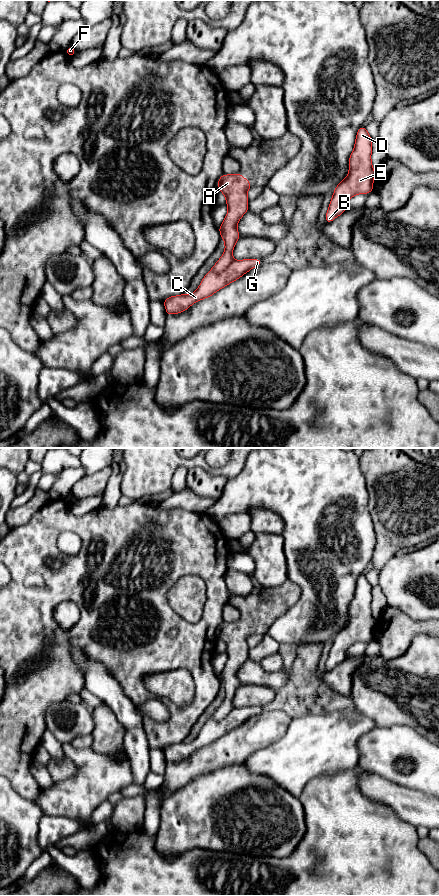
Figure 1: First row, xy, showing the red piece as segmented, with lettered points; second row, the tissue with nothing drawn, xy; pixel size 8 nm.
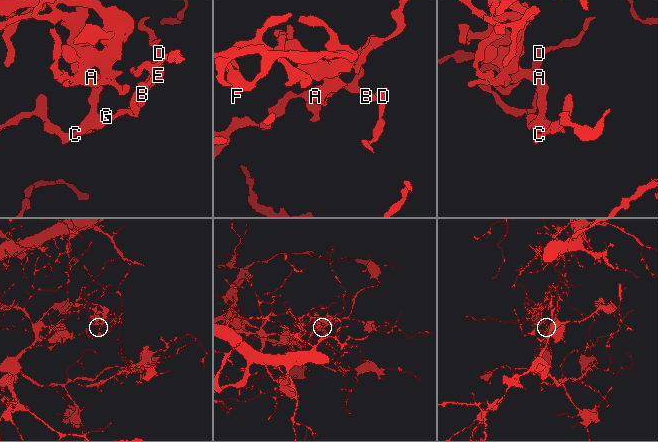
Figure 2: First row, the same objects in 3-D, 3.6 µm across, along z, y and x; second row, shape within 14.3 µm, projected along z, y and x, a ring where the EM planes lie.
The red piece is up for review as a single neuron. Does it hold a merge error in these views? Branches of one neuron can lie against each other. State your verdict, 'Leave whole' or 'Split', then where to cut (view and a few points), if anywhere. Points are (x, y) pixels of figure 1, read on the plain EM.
Split. Split along xy (233, 709), (220, 719), (212, 717)

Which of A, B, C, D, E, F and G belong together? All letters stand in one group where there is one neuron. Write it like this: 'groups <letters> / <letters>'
groups A F / B C D E G

